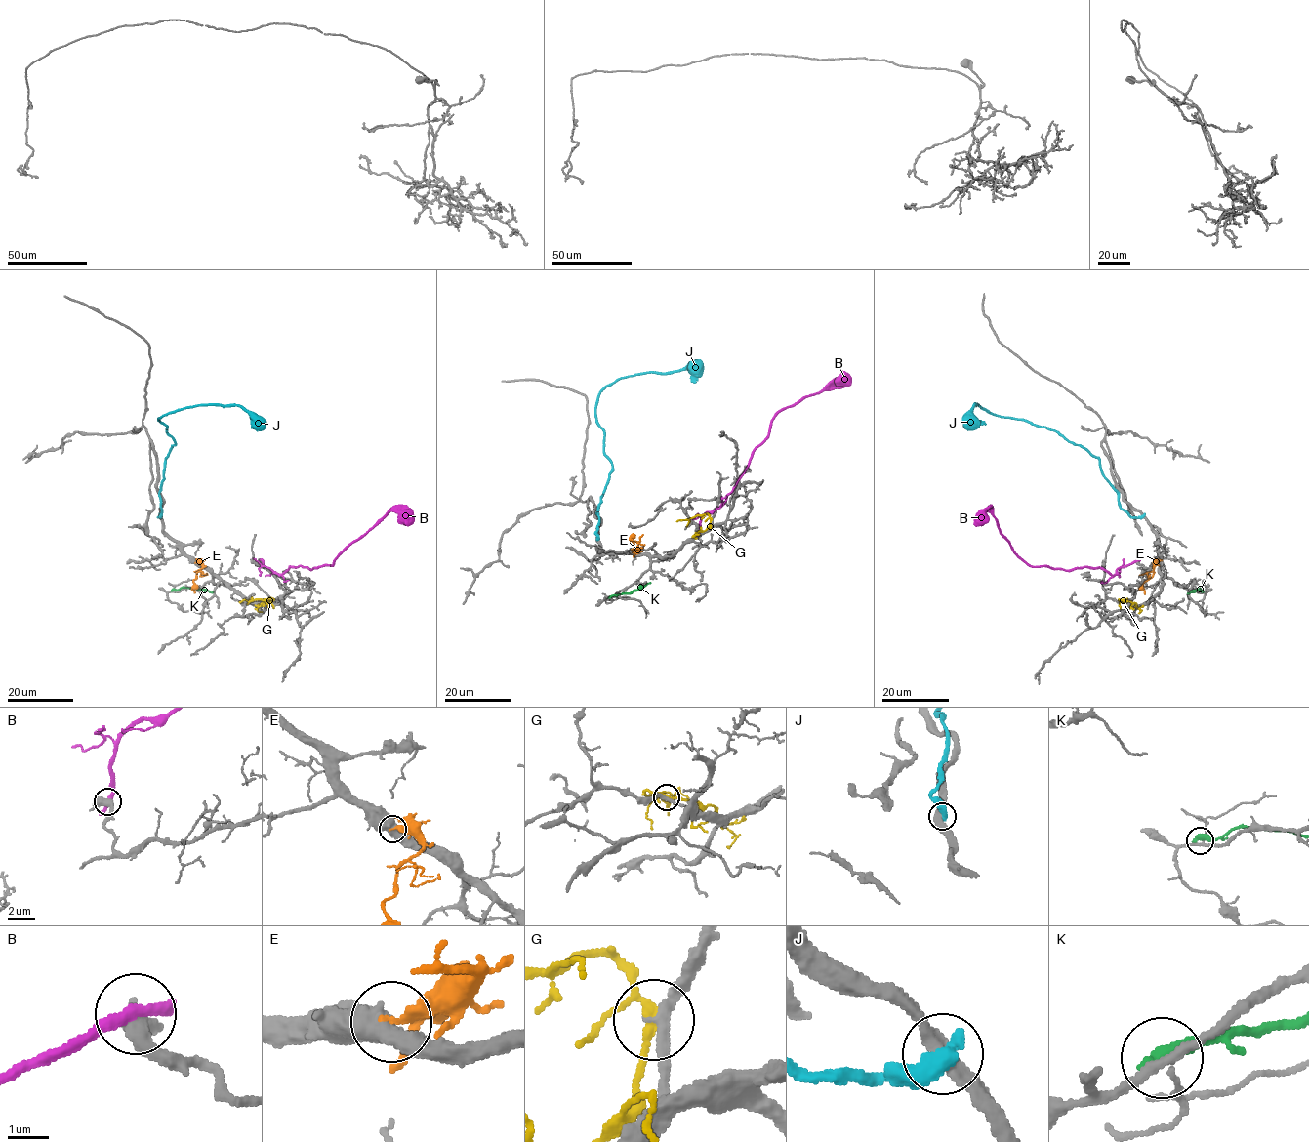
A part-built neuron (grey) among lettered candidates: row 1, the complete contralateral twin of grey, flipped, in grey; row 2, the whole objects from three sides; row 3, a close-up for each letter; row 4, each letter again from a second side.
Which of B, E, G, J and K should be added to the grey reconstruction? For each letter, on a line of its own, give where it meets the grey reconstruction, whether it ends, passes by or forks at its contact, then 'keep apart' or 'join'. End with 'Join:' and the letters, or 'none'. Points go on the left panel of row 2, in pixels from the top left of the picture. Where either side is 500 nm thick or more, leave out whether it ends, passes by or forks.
B: contact (262, 559); it ends; keep apart
E: contact (195, 562); keep apart
G: contact (273, 599); it forks; keep apart
J: contact (160, 515); keep apart
K: contact (173, 591); it ends; keep apart
Join: none

